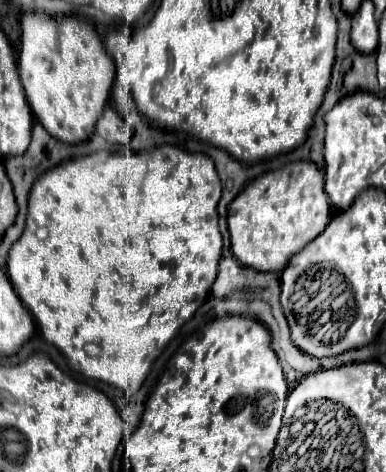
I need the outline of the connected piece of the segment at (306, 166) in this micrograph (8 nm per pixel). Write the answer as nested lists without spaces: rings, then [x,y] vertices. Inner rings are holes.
[[[293,161],[253,179],[229,205],[231,251],[237,261],[259,271],[283,271],[287,259],[315,239],[331,221],[333,207],[323,191],[323,179],[323,171],[307,161]]]

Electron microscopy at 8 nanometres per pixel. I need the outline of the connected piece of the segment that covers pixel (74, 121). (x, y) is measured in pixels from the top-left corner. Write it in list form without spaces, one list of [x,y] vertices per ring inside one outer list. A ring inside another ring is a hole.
[[[23,15],[19,75],[35,117],[55,139],[81,143],[95,131],[95,123],[109,99],[115,73],[115,63],[91,23],[79,17],[61,17],[57,29],[57,19],[51,15]]]

